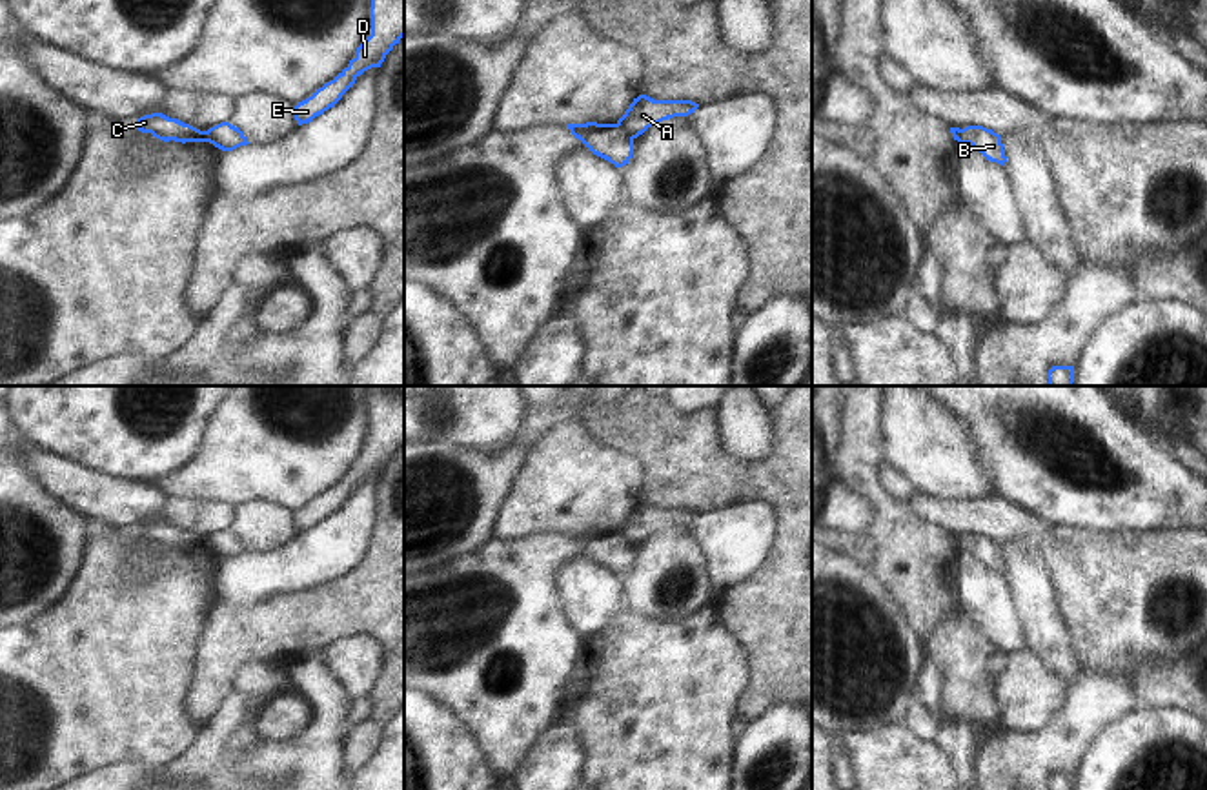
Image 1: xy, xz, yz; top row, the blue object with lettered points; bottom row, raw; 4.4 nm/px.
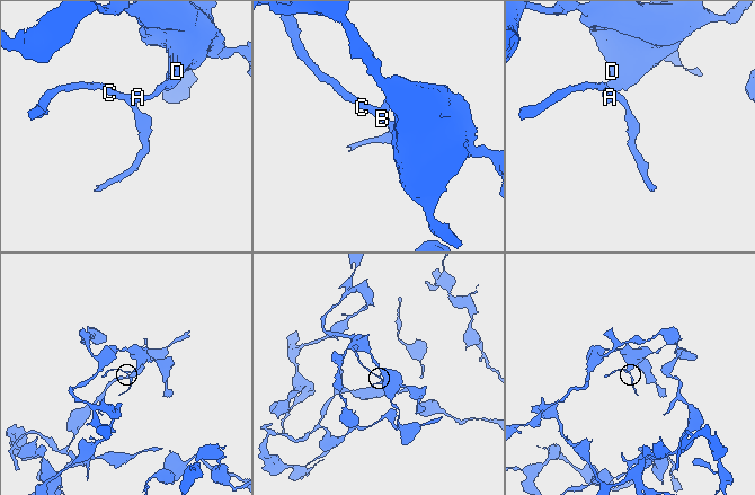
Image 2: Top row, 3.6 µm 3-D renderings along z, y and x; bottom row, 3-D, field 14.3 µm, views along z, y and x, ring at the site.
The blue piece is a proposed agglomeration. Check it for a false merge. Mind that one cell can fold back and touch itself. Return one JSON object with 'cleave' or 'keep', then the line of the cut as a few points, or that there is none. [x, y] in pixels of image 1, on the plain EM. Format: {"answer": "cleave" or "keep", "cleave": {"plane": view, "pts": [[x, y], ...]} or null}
{"answer": "cleave", "cleave": {"plane": "xz", "pts": [[616, 532], [632, 546]]}}

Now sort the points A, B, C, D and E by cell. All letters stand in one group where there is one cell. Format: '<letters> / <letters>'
A D E / B C

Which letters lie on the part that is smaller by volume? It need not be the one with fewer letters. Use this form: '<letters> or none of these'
B, C

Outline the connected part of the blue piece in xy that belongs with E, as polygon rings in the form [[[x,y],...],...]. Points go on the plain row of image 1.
[[[366,386],[371,393],[371,442],[357,455],[350,471],[311,504],[295,513],[299,533],[333,515],[357,484],[380,475],[386,462],[404,444],[404,386]]]

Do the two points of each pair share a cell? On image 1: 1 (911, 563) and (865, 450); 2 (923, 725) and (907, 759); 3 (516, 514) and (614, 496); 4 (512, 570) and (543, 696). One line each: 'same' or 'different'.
1: same
2: different
3: same
4: same

